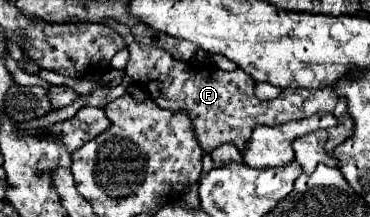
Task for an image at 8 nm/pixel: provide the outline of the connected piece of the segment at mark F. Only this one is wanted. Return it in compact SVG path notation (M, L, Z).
M131 42L127 46L129 62L125 66L125 74L133 80L141 80L141 86L149 92L149 96L171 112L189 112L193 116L193 132L197 132L197 142L203 152L213 152L217 146L231 142L241 148L249 142L249 136L255 126L279 126L291 120L309 118L315 112L333 112L337 104L337 92L333 88L321 90L283 90L283 94L275 100L259 100L253 94L255 80L245 74L241 68L235 72L225 72L209 64L195 62L179 62L169 56L167 50Z

